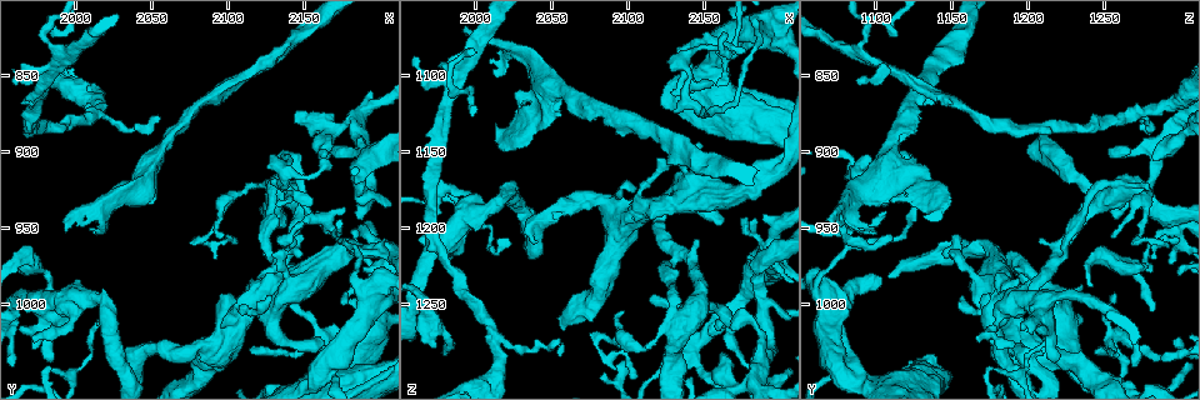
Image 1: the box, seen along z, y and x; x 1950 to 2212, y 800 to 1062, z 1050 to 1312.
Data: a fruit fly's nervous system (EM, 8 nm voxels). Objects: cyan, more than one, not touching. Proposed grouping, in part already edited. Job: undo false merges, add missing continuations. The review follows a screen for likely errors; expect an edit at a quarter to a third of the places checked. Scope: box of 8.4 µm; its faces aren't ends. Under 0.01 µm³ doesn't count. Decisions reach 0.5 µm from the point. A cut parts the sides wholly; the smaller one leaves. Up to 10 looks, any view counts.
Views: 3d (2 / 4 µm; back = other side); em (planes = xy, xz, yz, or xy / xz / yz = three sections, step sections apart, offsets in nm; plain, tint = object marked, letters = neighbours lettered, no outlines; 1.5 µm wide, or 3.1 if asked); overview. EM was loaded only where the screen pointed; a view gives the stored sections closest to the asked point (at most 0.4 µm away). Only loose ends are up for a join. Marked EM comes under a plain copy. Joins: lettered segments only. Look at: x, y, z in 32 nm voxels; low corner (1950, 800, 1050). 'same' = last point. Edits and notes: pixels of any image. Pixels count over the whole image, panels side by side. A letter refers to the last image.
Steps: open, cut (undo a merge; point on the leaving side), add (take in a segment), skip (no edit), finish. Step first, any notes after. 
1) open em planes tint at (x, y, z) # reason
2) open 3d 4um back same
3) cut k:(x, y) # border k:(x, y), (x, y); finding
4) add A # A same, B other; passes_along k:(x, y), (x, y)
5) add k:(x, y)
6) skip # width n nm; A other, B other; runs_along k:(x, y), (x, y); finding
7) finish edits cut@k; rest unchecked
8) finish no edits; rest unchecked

open em 3.1um planes letters at (2136, 836, 1158) # an open end

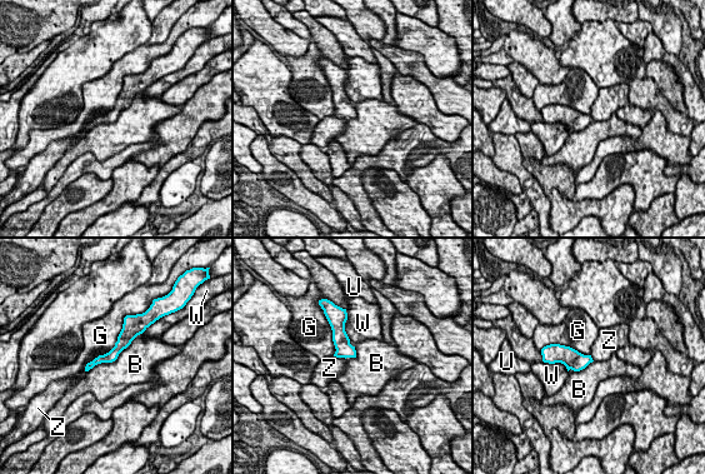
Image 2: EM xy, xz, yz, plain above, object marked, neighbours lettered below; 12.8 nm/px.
skip # width 130 nm; B other, G other, U other, W other, Z other; border 2:(141, 333), (114, 360), (86, 372); no lettered segment goes on from it

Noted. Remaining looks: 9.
open em xz step 8 tint at (2052, 878, 1274) # tapers out

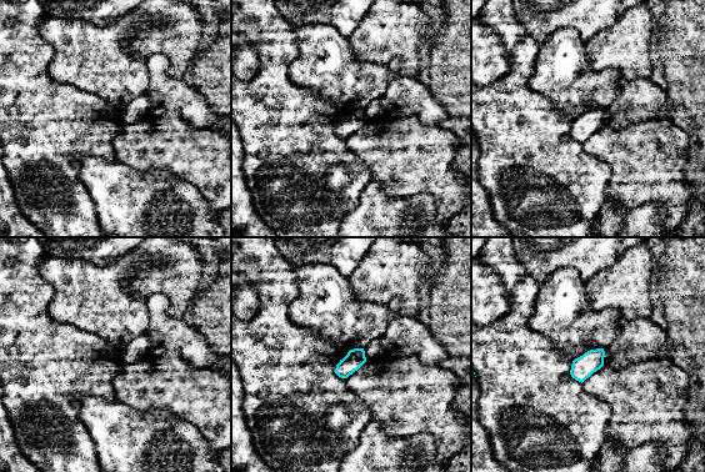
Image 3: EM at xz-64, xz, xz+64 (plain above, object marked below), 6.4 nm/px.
open em xy step 4 letters same

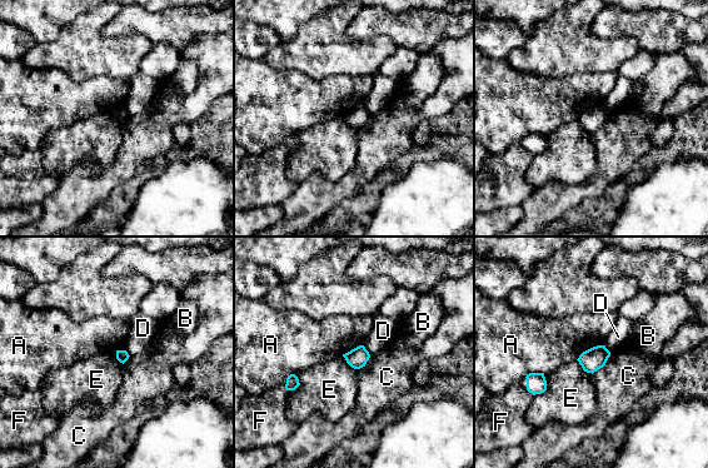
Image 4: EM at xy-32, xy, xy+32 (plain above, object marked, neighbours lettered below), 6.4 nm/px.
skip # width 80 nm; A other, B other, C other, D other, E other, F other; none of them fits

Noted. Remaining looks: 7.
open 3d 4um at (1992, 950, 1072) # tapers out

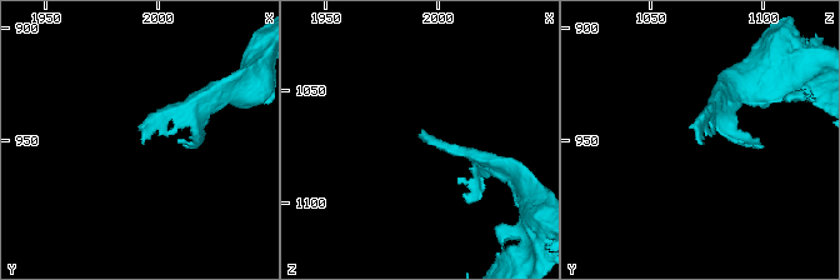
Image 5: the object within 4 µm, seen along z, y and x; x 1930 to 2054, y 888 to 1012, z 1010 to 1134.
open em planes letters at (1992, 951, 1073) # now the EM

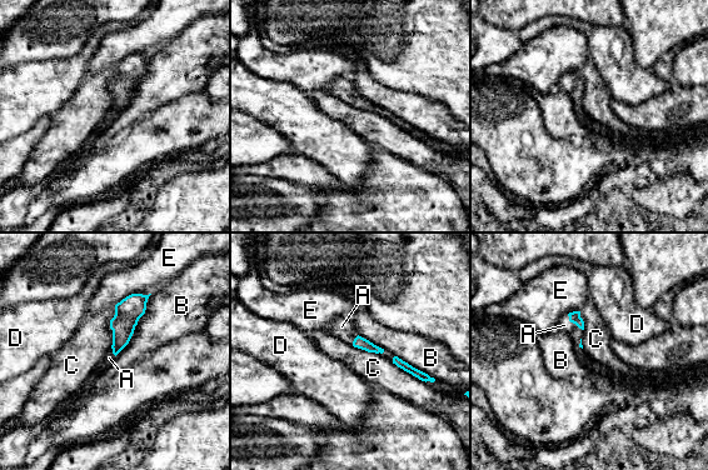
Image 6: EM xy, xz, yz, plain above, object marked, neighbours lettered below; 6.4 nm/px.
add 6:(564, 325) # A same, B other, C other, D other, E other; passes_along 6:(574, 316), (573, 323), (564, 325); it goes on there

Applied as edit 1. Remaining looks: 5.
open overview

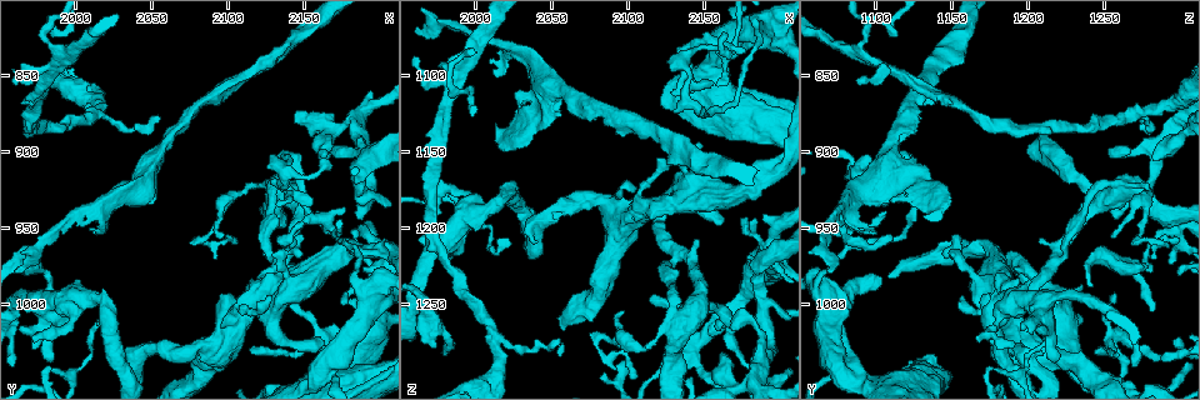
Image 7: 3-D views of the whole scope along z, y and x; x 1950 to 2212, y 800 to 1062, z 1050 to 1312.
open 3d 2um at (1978, 1020, 1176) # abrupt turn

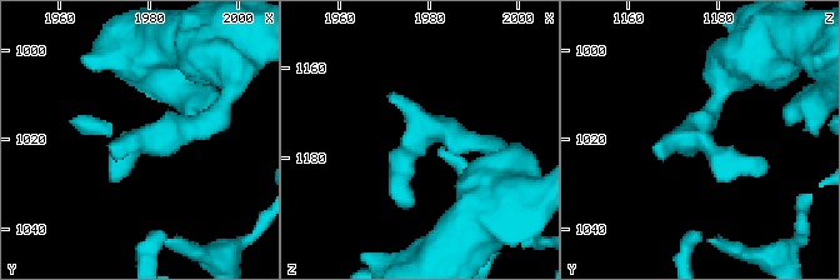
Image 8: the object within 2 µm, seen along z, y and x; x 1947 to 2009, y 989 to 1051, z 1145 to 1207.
open em yz step 4 tint at (1978, 1020, 1176) # now the EM

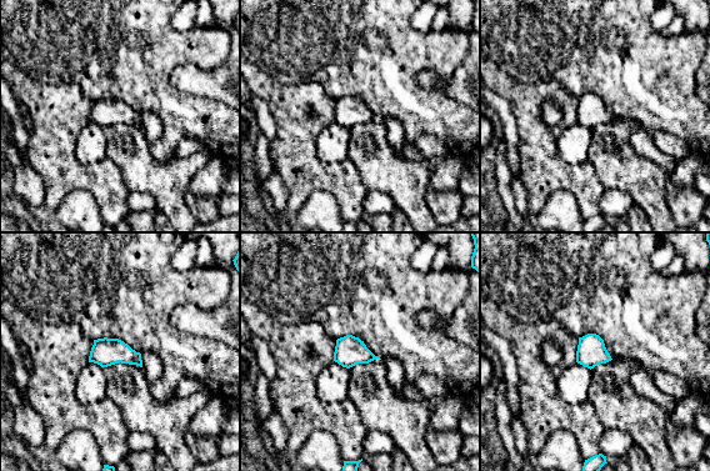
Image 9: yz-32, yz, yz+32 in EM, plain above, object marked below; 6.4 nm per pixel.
open em planes letters same

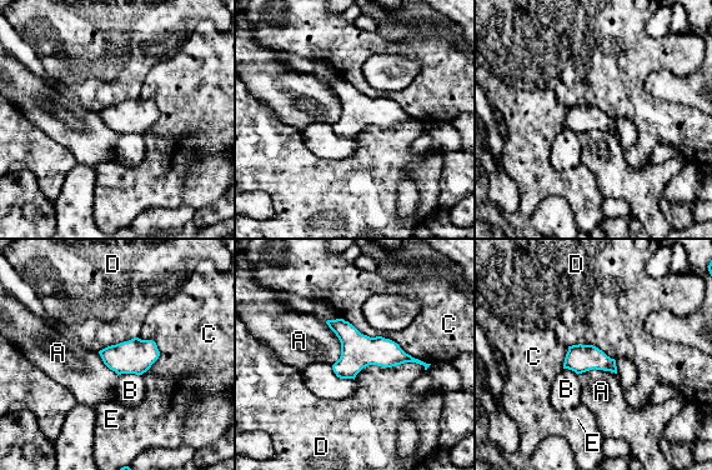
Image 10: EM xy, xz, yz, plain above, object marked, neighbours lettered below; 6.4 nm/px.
skip # width 180 nm; A other, B other, C other, D other, E other; border 10:(425, 366), (366, 365), (354, 379); continuous, no second cell

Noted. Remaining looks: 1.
finish edits add@6; rest unchecked

